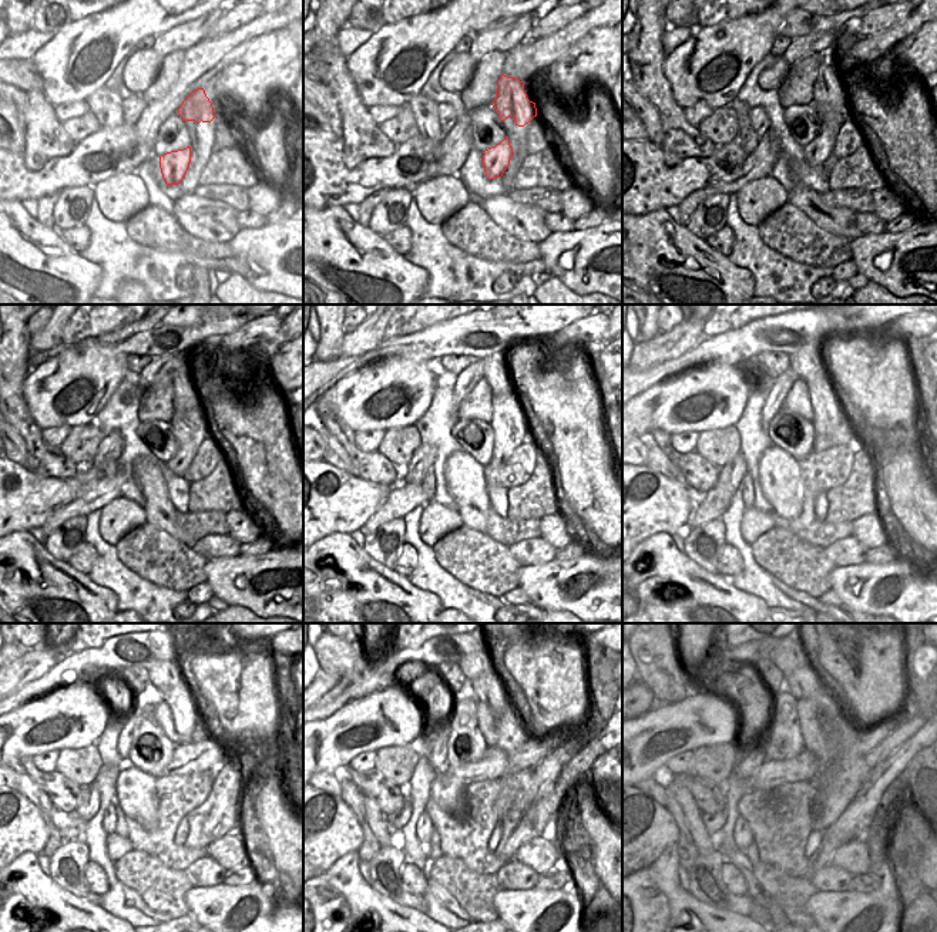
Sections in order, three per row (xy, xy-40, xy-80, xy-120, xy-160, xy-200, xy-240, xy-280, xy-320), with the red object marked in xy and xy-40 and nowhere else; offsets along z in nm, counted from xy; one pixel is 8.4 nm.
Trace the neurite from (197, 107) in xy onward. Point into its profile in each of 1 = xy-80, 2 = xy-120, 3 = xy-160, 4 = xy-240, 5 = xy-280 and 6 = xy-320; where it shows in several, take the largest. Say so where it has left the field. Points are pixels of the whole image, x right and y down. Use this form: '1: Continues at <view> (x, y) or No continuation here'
1: Continues at xy-80 (832, 104)
2: Continues at xy-120 (191, 413)
3: Continues at xy-160 (507, 414)
4: Continues at xy-240 (185, 717)
5: Continues at xy-280 (496, 695)
6: Continues at xy-320 (802, 683)

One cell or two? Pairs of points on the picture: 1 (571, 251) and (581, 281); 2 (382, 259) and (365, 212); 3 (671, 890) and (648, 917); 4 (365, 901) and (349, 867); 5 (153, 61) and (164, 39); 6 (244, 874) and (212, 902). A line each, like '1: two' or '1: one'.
1: one
2: two
3: two
4: one
5: two
6: two

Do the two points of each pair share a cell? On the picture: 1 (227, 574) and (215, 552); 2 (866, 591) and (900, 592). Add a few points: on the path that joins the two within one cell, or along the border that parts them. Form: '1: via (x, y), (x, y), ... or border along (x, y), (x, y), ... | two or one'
1: border along (238, 554), (207, 561) | two
2: via (875, 591), (892, 591) | one

